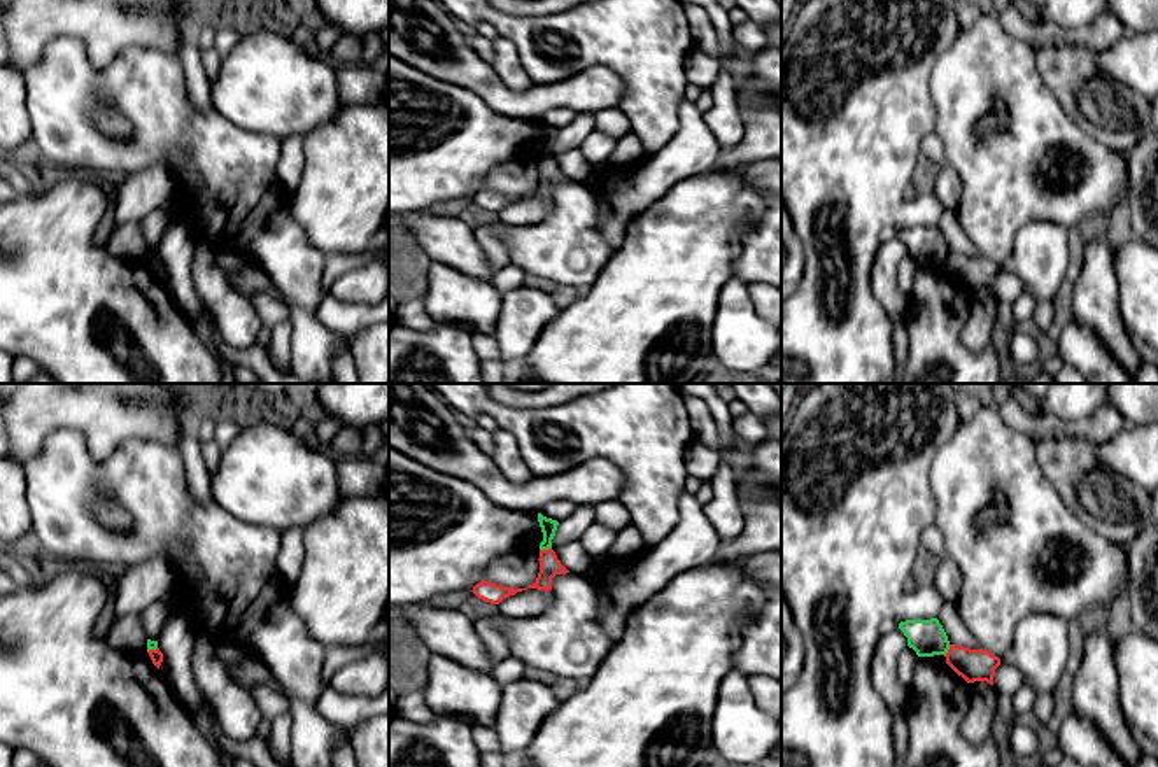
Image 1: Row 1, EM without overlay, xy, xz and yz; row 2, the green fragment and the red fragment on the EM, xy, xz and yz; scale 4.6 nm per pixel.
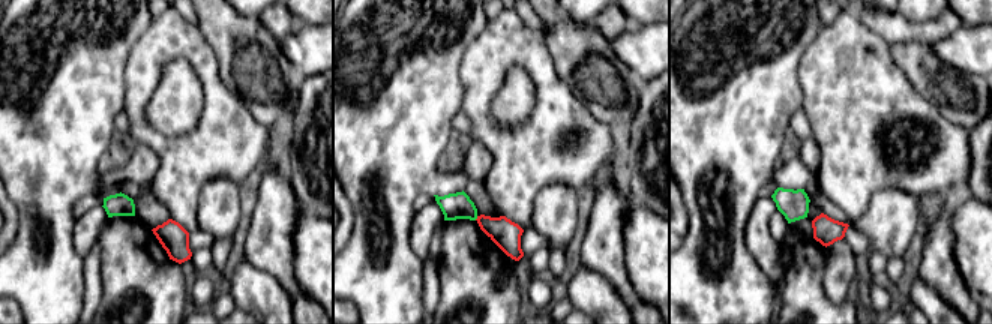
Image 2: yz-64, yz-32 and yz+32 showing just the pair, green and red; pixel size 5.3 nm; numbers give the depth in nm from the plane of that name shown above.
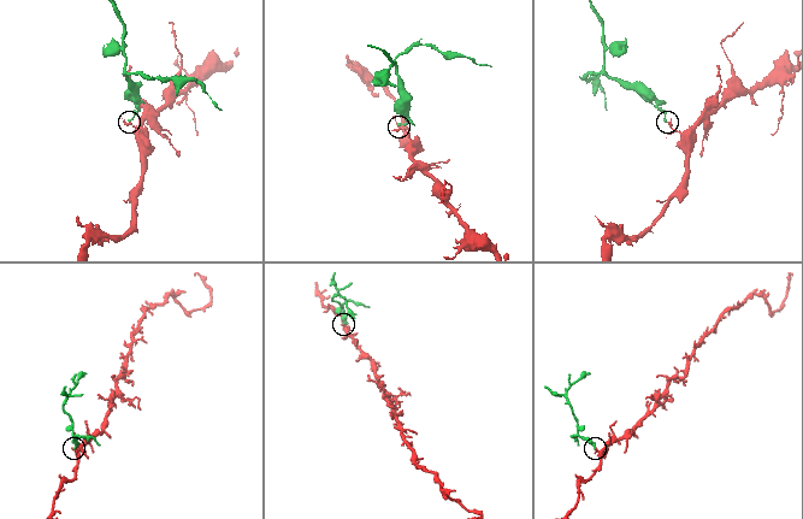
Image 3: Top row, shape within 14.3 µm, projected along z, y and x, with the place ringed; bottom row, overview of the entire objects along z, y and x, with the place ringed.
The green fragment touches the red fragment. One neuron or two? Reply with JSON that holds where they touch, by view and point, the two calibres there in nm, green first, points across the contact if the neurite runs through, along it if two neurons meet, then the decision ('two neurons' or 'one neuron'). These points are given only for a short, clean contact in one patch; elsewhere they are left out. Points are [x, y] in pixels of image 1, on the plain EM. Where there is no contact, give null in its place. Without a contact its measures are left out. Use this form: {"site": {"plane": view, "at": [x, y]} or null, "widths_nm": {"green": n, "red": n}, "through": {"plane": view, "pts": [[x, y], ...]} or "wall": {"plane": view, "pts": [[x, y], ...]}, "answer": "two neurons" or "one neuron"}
{"site": {"plane": "xz", "at": [545, 156]}, "widths_nm": {"green": 70, "red": 100}, "wall": {"plane": "xz", "pts": [[550, 154], [540, 158]]}, "answer": "two neurons"}

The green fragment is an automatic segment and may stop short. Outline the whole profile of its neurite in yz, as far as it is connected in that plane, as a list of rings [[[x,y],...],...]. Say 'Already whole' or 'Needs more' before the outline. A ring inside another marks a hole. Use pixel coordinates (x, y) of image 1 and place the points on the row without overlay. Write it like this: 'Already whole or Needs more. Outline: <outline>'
Already whole. Outline: [[[937,226],[906,228],[899,231],[899,236],[918,264],[946,263],[950,257],[948,243]]]

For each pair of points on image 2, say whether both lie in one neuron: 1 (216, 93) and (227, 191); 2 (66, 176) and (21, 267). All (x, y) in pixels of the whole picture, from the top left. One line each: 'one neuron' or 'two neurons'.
1: two neurons
2: one neuron

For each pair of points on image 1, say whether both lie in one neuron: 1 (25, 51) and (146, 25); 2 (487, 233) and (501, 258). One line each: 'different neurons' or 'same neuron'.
1: same neuron
2: same neuron

